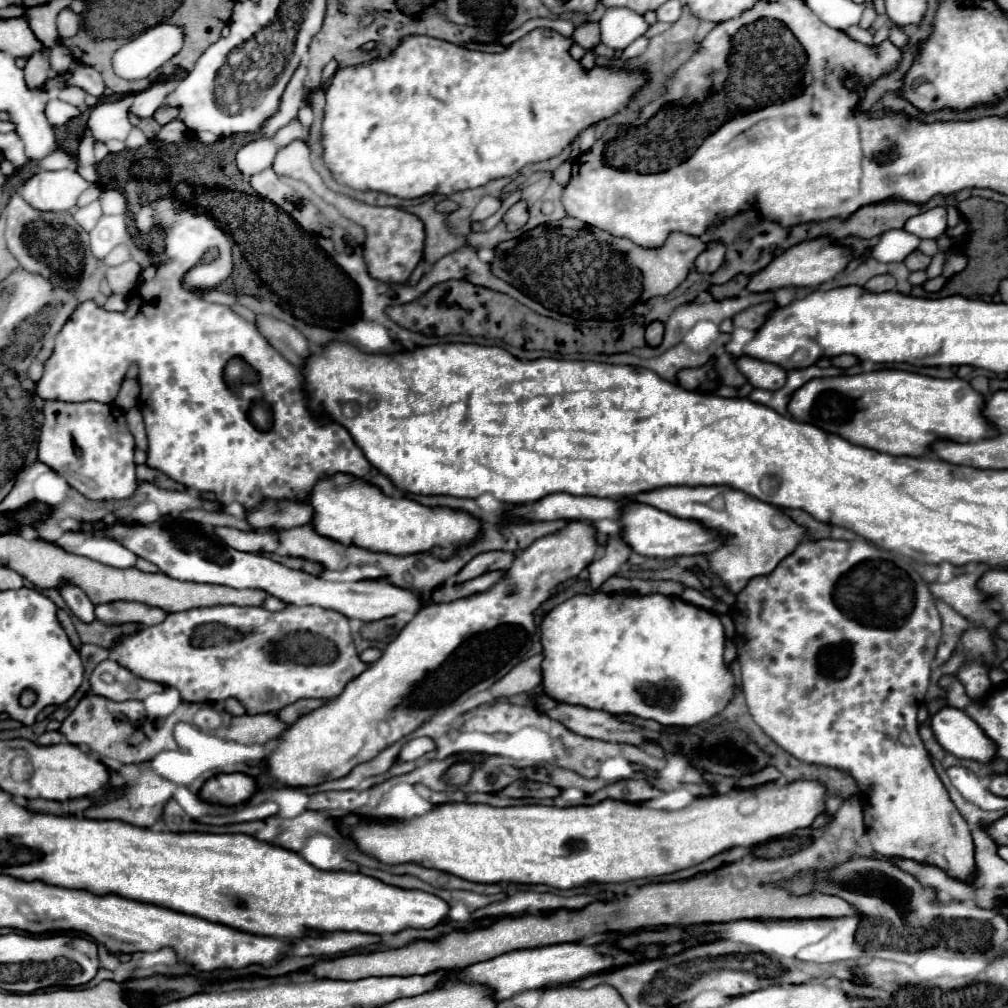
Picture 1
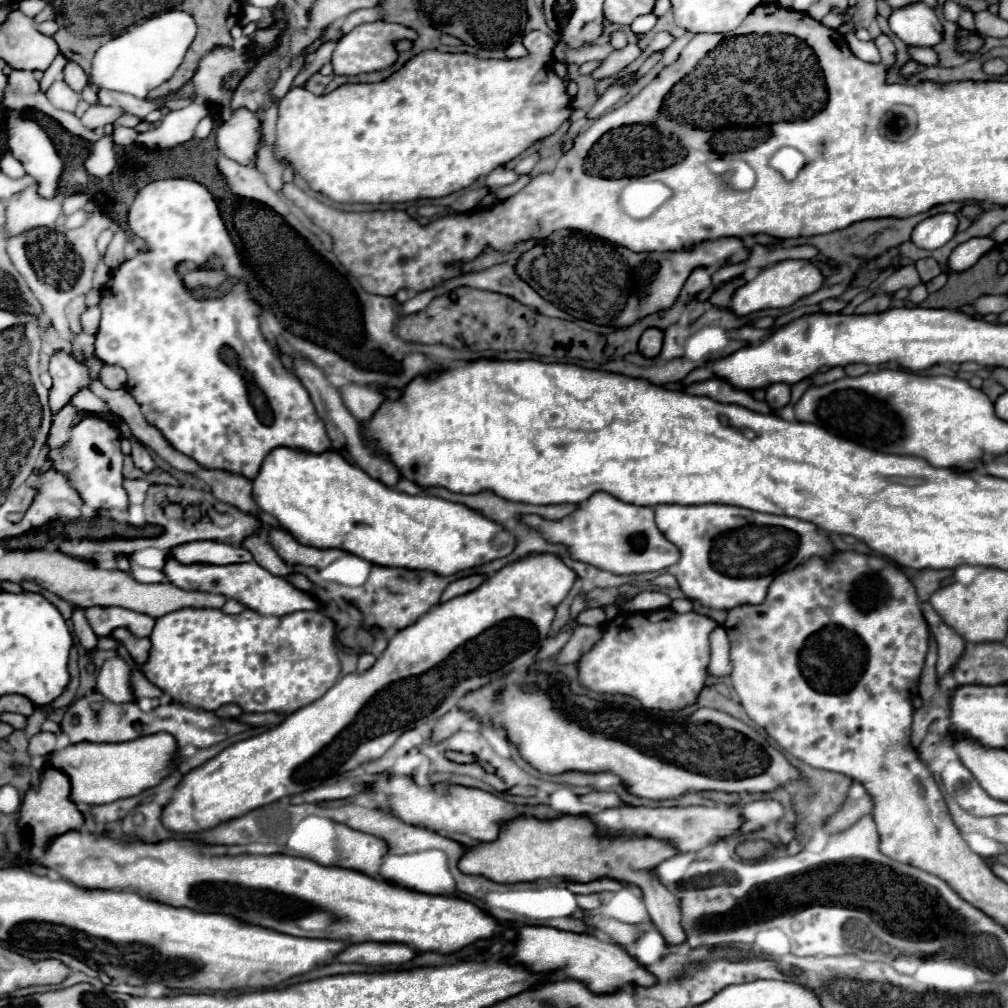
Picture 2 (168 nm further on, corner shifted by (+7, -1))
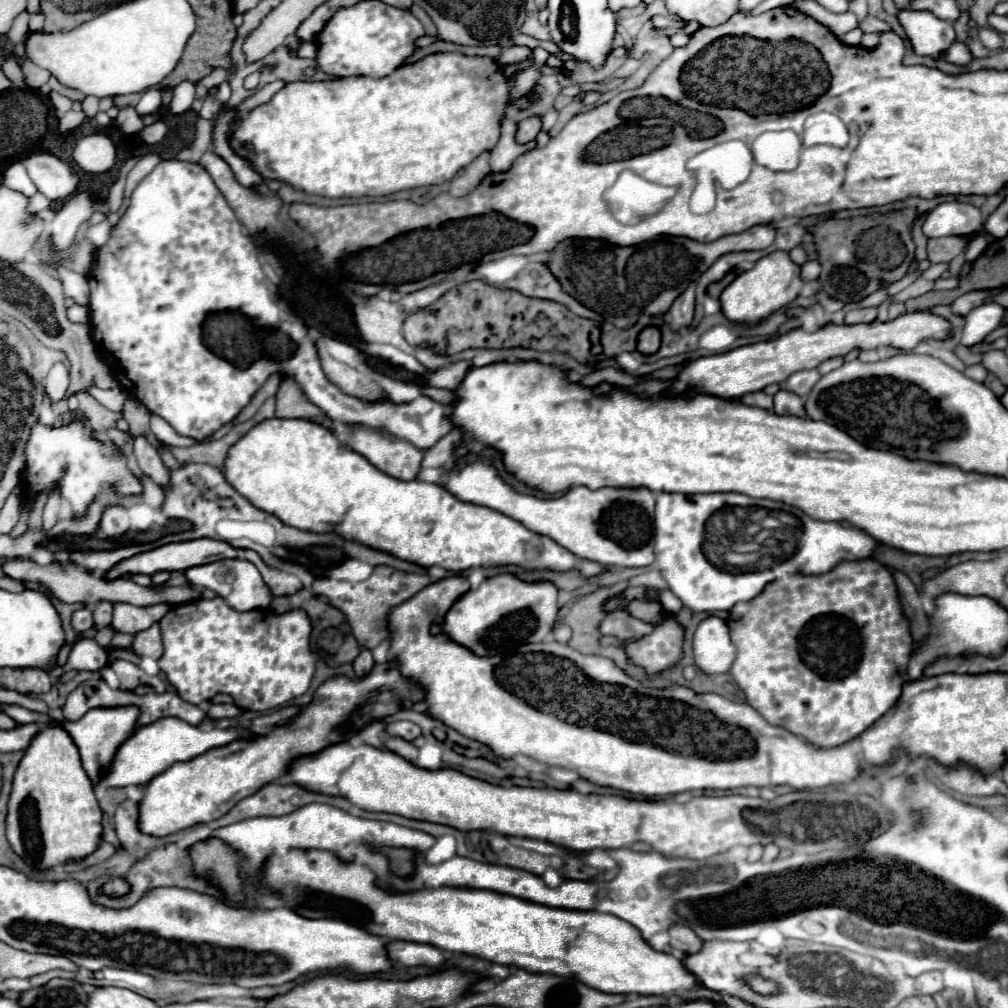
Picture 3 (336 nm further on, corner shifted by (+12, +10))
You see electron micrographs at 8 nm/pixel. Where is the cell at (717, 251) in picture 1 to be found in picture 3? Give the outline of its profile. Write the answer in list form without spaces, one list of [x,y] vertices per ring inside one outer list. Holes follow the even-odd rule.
[[[689,283],[687,291],[675,299],[675,303],[669,307],[665,321],[671,325],[671,329],[683,329],[691,325],[693,321],[693,309],[695,309],[695,283]]]

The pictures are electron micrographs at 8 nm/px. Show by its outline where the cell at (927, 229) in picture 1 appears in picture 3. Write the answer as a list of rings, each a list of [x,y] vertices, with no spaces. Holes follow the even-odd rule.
[[[951,201],[937,205],[923,223],[923,233],[927,237],[947,237],[947,235],[969,235],[983,229],[981,211],[973,205]]]

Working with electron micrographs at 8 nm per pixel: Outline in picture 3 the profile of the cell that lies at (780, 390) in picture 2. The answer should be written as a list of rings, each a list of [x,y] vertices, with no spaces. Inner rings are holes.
[[[779,389],[773,395],[773,411],[777,415],[805,415],[803,411],[803,399],[787,389]]]

